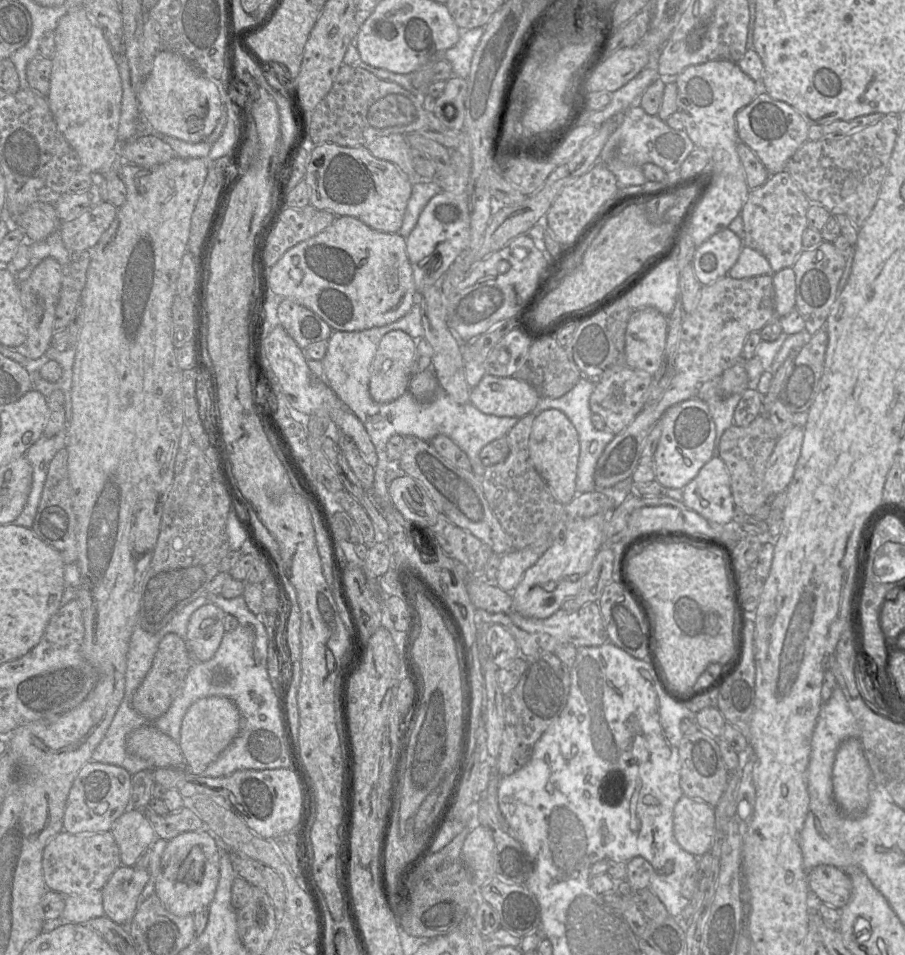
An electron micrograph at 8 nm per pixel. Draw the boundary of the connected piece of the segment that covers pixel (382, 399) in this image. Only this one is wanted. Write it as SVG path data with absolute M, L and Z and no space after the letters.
M402 330L384 335L370 366L370 394L378 403L389 403L408 391L417 341Z

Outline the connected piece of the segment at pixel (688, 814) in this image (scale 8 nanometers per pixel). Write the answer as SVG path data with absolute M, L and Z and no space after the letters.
M683 795L674 806L673 832L682 849L697 857L704 856L716 834L715 807Z

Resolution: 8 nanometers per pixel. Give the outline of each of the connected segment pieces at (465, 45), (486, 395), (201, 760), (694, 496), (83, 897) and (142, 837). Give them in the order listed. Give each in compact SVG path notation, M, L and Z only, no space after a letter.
M484 27L462 31L456 45L444 52L444 58L451 64L455 76L467 78L474 52L484 31Z
M487 373L470 392L470 403L481 412L516 418L532 413L540 398L537 391L522 380Z
M213 695L190 705L181 724L179 746L185 759L187 773L202 775L208 765L231 743L240 729L241 714L228 697Z
M715 454L682 489L682 502L705 519L718 524L733 521L735 504L727 467Z
M101 890L65 896L62 918L65 921L84 923L96 917L105 916Z
M127 809L109 830L120 851L123 866L131 867L156 839L155 830L143 810Z

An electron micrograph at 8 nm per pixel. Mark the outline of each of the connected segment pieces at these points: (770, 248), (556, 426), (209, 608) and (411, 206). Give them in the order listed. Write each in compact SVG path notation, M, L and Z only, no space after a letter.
M788 171L771 174L762 186L750 190L741 210L744 224L743 245L762 253L773 272L792 267L804 249L802 235L808 228L807 210L810 205L810 200Z
M558 409L540 412L534 418L529 437L531 462L549 487L552 495L563 505L577 495L576 477L580 454L580 442L576 428L569 418Z
M206 604L190 617L186 642L194 660L205 662L216 653L225 635L225 612L219 607Z
M435 180L431 183L420 182L412 185L411 196L408 200L403 223L398 232L402 237L406 239L410 235L419 215L429 200L441 192L442 188Z

